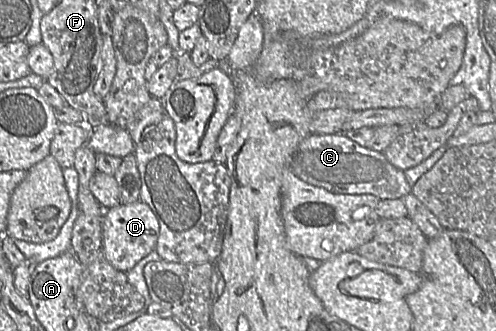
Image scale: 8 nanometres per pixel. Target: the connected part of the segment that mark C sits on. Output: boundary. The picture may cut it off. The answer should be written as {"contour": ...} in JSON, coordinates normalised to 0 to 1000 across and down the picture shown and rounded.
{"contour":[[[694,402],[625,405],[599,444],[589,502],[623,556],[683,586],[748,586],[766,604],[810,601],[831,577],[815,517],[802,511],[774,462],[734,444]]]}

